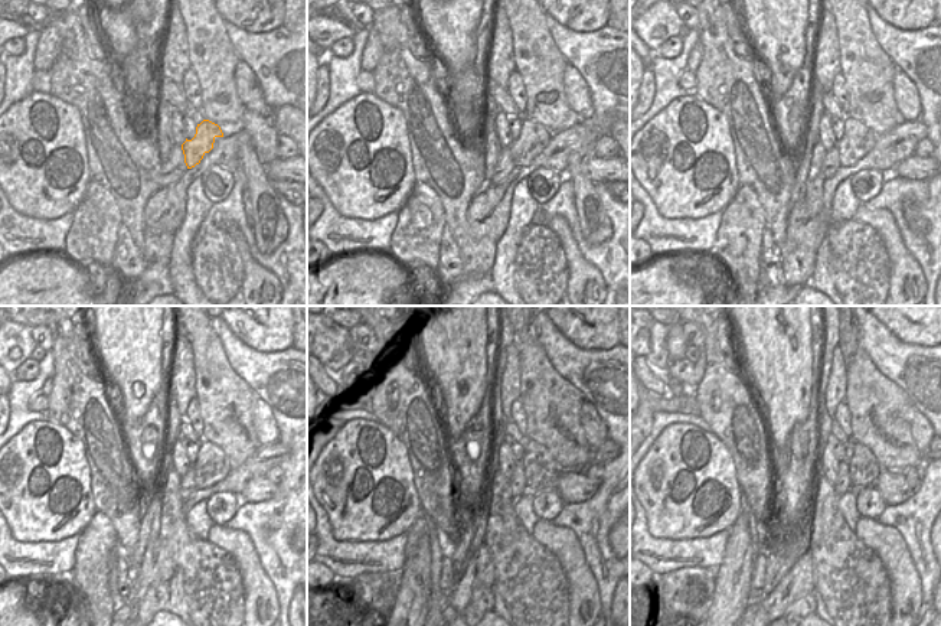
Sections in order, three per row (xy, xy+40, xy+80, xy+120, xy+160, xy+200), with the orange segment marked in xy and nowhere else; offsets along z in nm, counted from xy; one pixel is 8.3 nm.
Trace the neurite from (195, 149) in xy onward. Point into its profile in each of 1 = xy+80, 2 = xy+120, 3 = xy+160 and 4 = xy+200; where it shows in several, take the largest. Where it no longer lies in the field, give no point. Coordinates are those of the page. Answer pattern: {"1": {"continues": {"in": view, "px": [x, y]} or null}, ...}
{"1": {"continues": {"in": "xy+80", "px": [853, 129]}}, "2": {"continues": {"in": "xy+120", "px": [202, 468]}}, "3": {"continues": {"in": "xy+160", "px": [529, 450]}}, "4": {"continues": {"in": "xy+200", "px": [852, 465]}}}

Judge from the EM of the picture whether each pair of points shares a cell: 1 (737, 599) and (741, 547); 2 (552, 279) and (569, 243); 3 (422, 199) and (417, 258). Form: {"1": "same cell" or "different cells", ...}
{"1": "same cell", "2": "different cells", "3": "same cell"}

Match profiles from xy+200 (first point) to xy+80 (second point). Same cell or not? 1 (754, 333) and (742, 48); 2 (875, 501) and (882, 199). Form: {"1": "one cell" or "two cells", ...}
{"1": "two cells", "2": "two cells"}

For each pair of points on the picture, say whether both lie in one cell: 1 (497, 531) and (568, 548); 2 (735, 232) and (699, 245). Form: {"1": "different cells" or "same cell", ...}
{"1": "different cells", "2": "different cells"}

